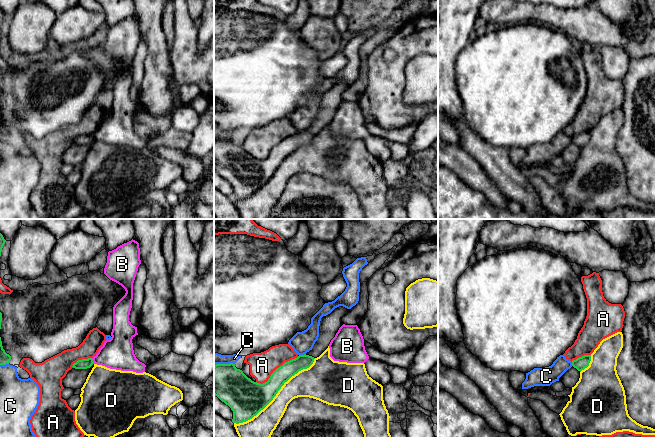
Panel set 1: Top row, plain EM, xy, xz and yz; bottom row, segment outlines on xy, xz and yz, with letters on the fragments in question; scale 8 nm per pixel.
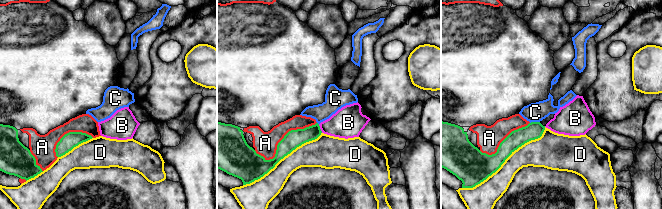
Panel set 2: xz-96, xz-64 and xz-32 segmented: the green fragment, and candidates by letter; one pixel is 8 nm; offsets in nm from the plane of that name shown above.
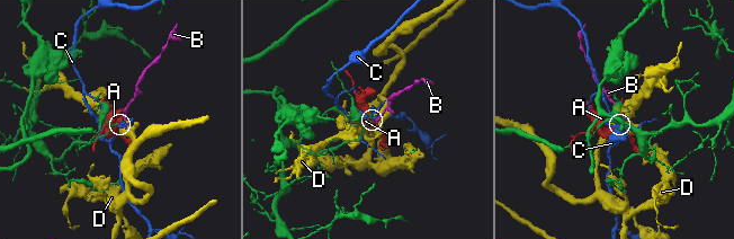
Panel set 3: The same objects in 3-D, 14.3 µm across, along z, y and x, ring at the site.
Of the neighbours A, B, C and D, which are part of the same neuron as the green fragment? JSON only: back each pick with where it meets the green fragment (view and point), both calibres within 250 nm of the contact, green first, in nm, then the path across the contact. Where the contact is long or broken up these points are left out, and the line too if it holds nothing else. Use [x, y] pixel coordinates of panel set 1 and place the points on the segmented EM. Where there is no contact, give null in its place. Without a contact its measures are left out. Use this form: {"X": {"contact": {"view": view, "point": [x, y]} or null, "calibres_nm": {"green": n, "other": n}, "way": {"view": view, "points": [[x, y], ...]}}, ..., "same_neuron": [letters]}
{"same_neuron": []}

